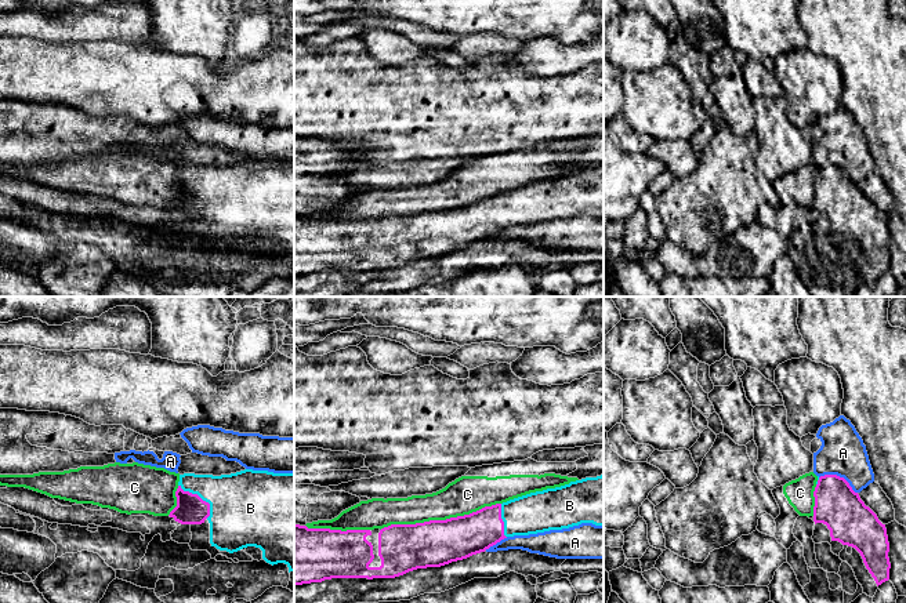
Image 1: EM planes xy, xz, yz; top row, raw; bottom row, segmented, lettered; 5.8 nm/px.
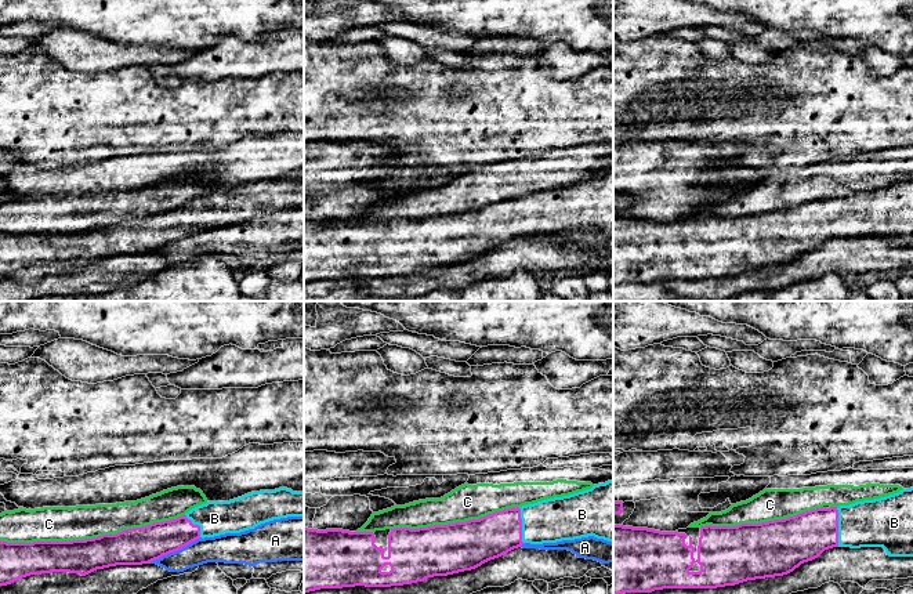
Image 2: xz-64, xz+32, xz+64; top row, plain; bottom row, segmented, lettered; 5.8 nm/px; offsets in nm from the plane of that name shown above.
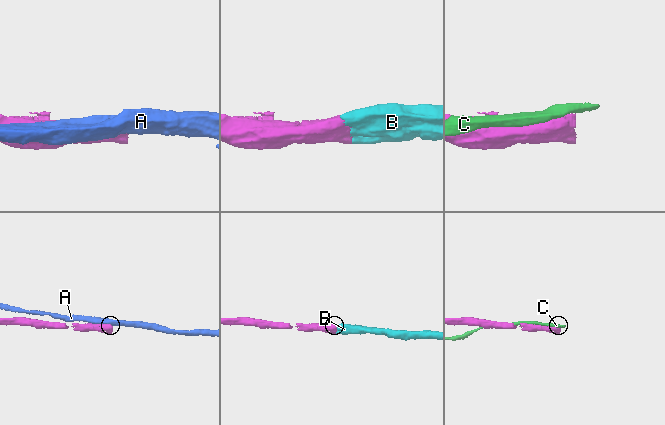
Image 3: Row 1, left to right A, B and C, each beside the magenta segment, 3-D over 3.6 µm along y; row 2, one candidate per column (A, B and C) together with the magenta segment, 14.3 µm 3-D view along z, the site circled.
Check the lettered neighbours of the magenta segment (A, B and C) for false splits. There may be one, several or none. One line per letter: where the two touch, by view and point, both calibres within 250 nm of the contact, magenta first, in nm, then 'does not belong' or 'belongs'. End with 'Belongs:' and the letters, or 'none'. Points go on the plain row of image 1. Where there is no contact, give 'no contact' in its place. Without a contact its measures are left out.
A: meets magenta in yz at (839, 167); 260 nm thick on the magenta side, 260 nm on the other; does not belong
B: meets magenta in xy at (199, 188); 180 nm thick on the magenta side, 360 nm on the other; belongs
C: meets magenta in xz at (439, 211); 280 nm thick on the magenta side, 220 nm on the other; does not belong
Belongs: B

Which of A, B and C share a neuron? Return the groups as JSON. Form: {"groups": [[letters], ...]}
{"groups": [["A"], ["B"], ["C"]]}

